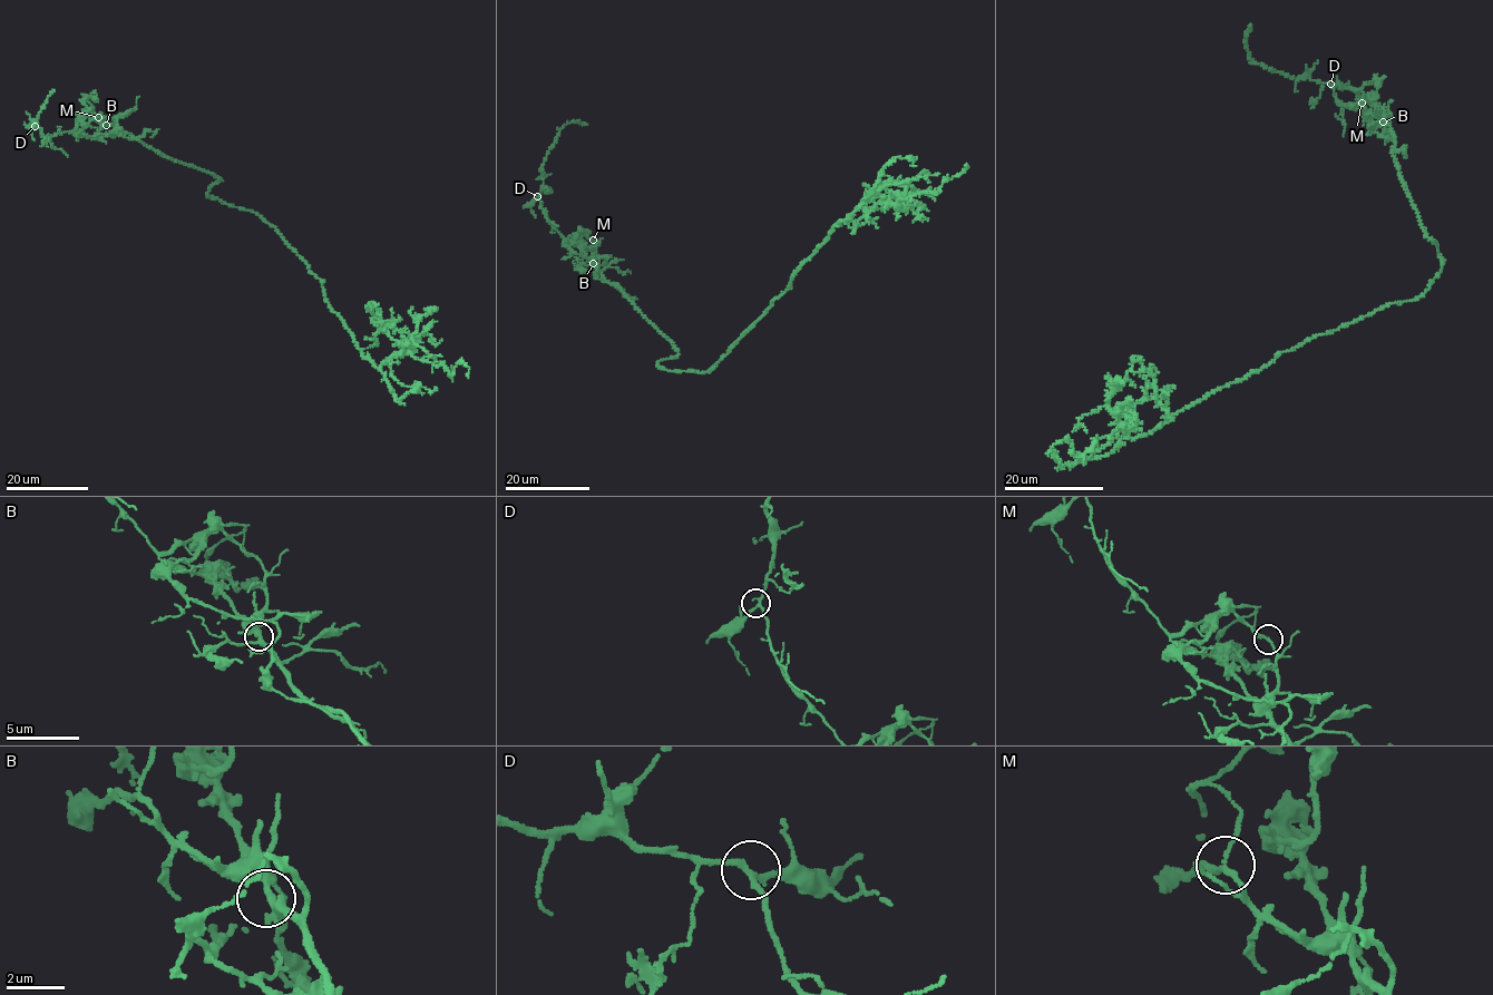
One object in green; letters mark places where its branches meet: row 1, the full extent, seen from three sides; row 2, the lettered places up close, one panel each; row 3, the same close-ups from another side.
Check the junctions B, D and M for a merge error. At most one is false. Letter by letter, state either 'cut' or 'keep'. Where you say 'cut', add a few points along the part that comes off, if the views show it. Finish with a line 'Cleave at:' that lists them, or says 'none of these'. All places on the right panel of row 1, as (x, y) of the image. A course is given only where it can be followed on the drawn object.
B: keep
D: keep
M: cut | (1362, 103), (1357, 89), (1364, 113), (1339, 105), (1329, 84), (1258, 64), (1246, 40), (1250, 23)
Cleave at: M

